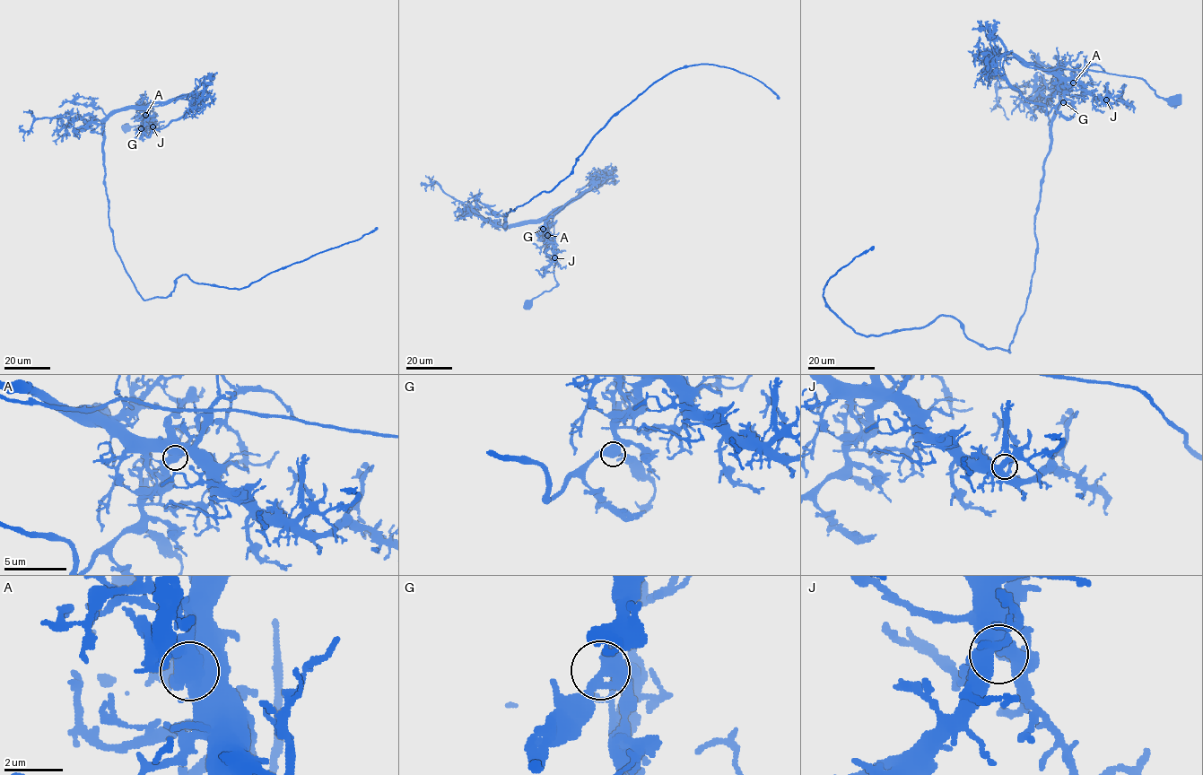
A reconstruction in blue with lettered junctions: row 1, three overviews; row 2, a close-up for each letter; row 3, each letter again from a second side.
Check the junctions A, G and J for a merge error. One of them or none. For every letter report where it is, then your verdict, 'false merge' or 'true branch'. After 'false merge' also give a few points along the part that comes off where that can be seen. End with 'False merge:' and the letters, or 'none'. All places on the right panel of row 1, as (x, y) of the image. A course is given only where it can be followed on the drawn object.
A: at (1073, 82); false merge; foreign part runs (1073, 82), (1047, 114), (1006, 82), (1003, 63), (1137, 77), (1159, 97), (1179, 100)
G: at (1063, 102); true branch
J: at (1106, 100); true branch
False merge: A

